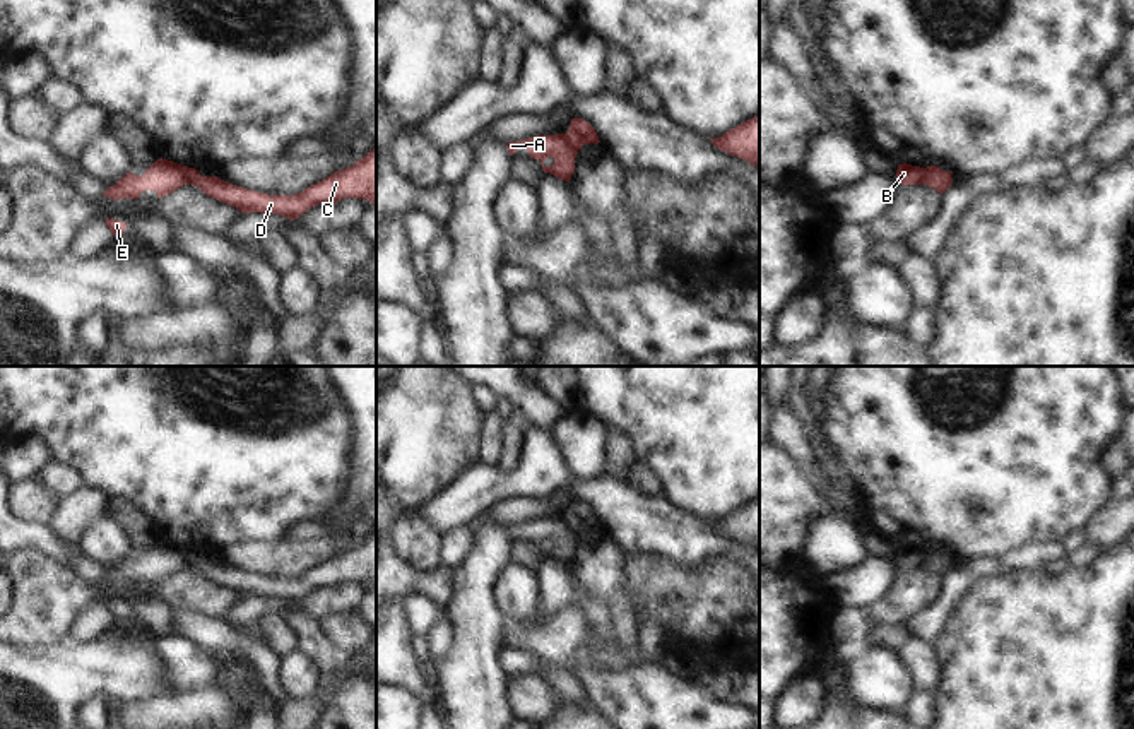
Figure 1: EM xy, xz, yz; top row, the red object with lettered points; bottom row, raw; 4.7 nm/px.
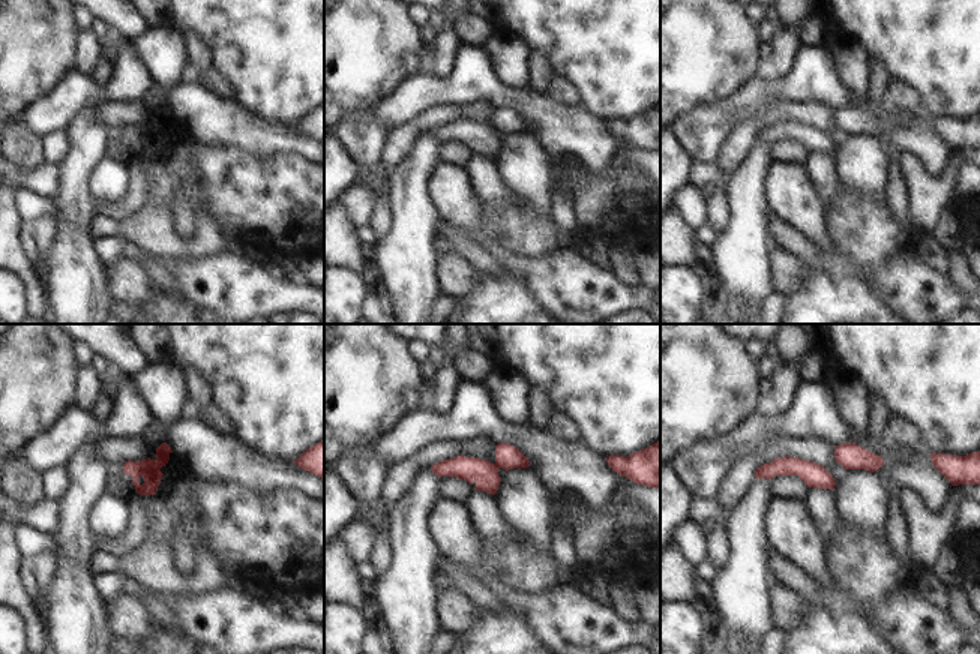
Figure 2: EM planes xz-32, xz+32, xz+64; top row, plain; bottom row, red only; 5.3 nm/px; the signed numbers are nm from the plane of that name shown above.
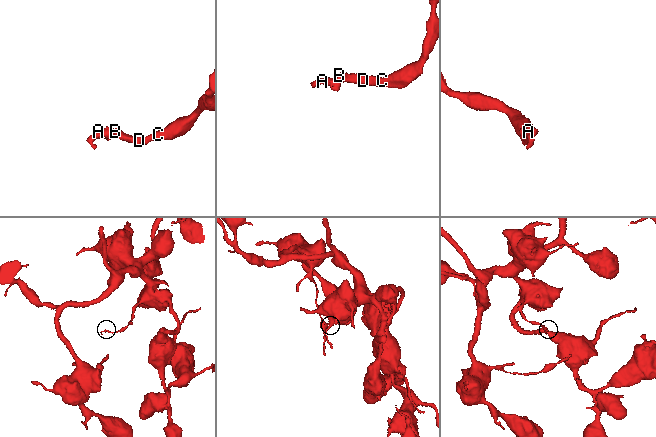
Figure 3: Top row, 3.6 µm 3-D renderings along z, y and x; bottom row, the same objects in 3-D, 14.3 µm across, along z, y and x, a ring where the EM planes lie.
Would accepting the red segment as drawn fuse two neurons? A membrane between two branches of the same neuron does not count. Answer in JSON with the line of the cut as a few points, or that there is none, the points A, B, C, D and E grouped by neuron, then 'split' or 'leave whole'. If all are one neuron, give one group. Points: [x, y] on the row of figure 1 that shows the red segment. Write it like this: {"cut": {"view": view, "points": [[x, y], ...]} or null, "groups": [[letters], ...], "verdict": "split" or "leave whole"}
{"cut": {"view": "xz", "points": [[566, 132], [577, 149]]}, "groups": [["A", "E"], ["B", "C", "D"]], "verdict": "split"}

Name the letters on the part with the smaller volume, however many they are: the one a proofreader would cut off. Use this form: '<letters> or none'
A, E

